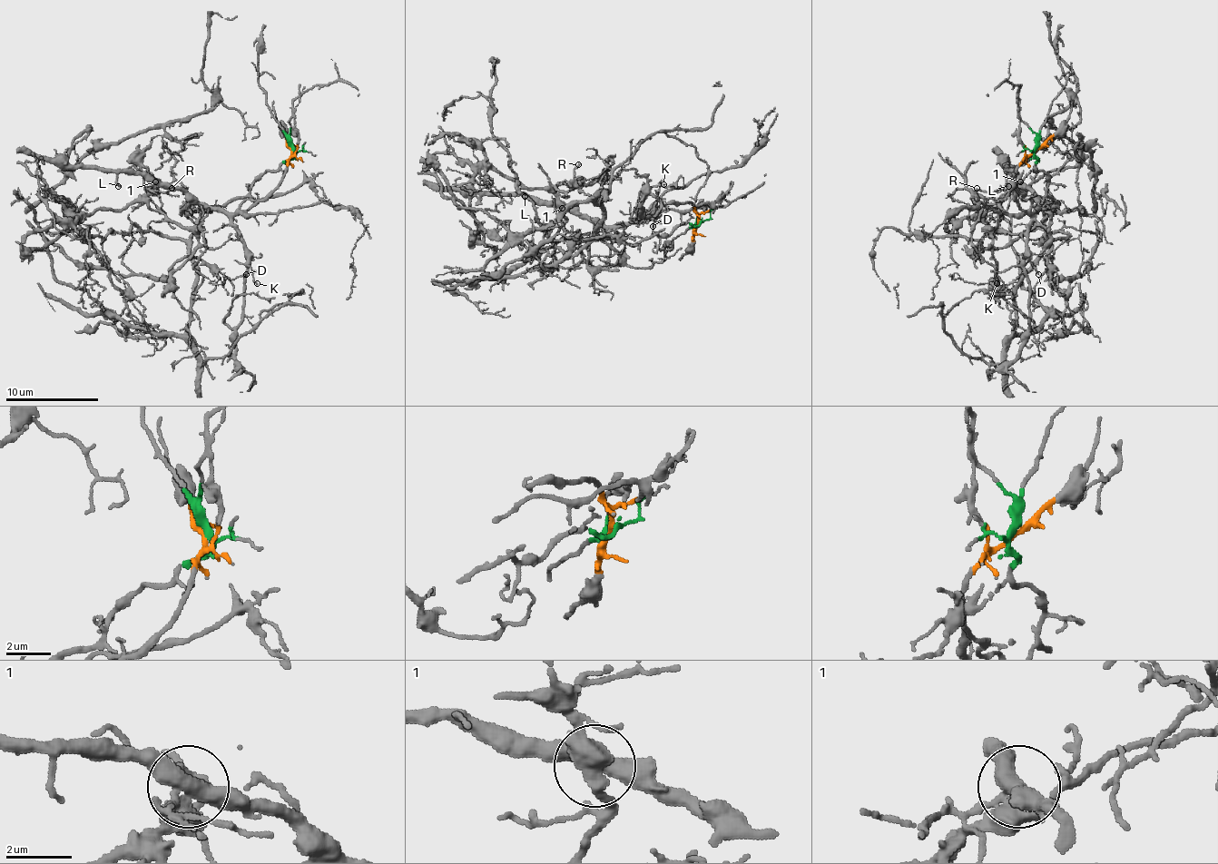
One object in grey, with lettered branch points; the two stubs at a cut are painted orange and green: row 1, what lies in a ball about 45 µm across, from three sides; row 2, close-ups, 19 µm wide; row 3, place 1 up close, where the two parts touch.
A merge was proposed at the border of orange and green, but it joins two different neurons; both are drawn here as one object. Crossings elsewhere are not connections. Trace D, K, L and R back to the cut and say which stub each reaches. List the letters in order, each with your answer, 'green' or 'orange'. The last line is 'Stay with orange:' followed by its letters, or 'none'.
D: orange
K: orange
L: orange
R: orange
Stay with orange: D, K, L, R

